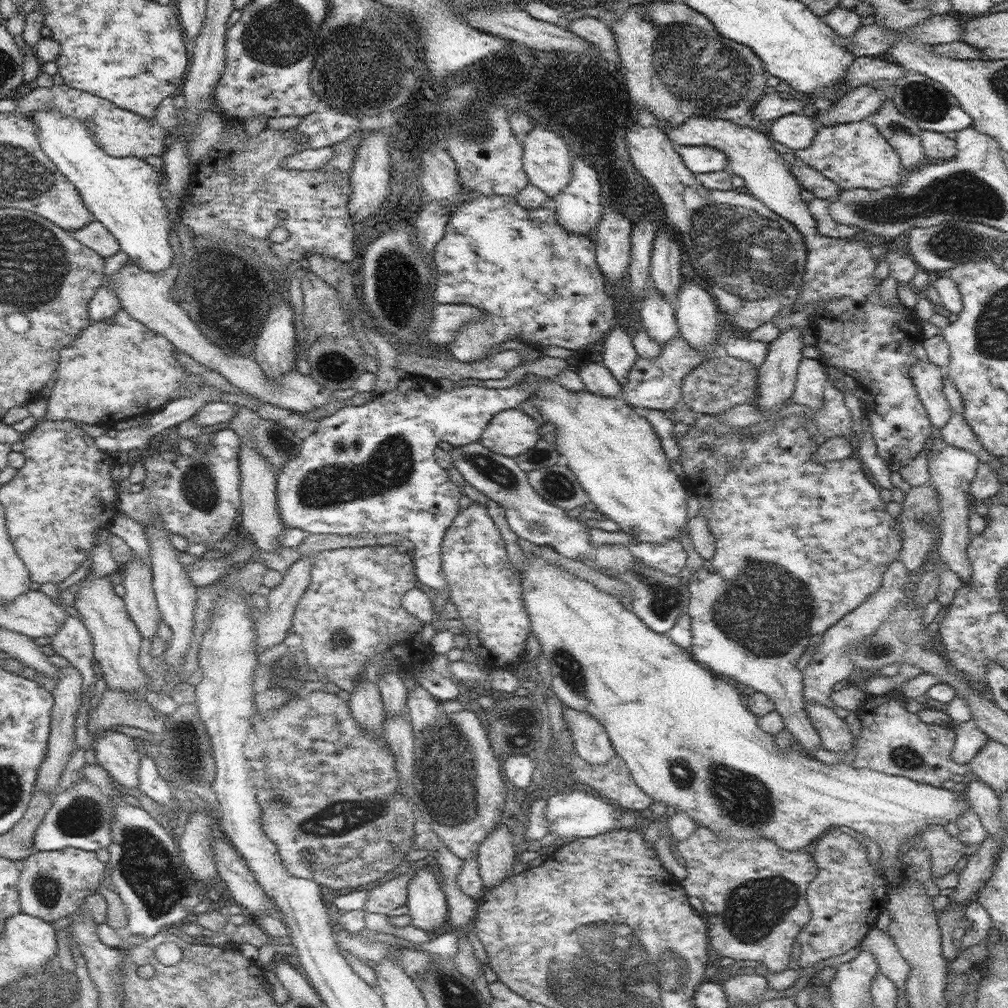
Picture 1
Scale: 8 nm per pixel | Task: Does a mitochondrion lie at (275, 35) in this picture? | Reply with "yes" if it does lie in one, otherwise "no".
yes

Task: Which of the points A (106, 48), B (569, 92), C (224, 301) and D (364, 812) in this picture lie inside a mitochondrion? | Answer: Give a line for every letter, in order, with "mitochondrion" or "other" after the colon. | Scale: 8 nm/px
A: other
B: other
C: mitochondrion
D: mitochondrion

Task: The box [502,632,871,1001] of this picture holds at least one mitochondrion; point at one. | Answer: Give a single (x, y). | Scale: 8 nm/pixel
(752, 910)

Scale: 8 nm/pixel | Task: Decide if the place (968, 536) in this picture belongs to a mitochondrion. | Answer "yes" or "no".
no

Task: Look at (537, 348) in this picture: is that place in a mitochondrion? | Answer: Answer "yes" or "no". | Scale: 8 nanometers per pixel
no

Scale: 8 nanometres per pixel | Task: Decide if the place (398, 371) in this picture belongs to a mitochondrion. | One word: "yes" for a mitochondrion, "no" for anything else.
no

